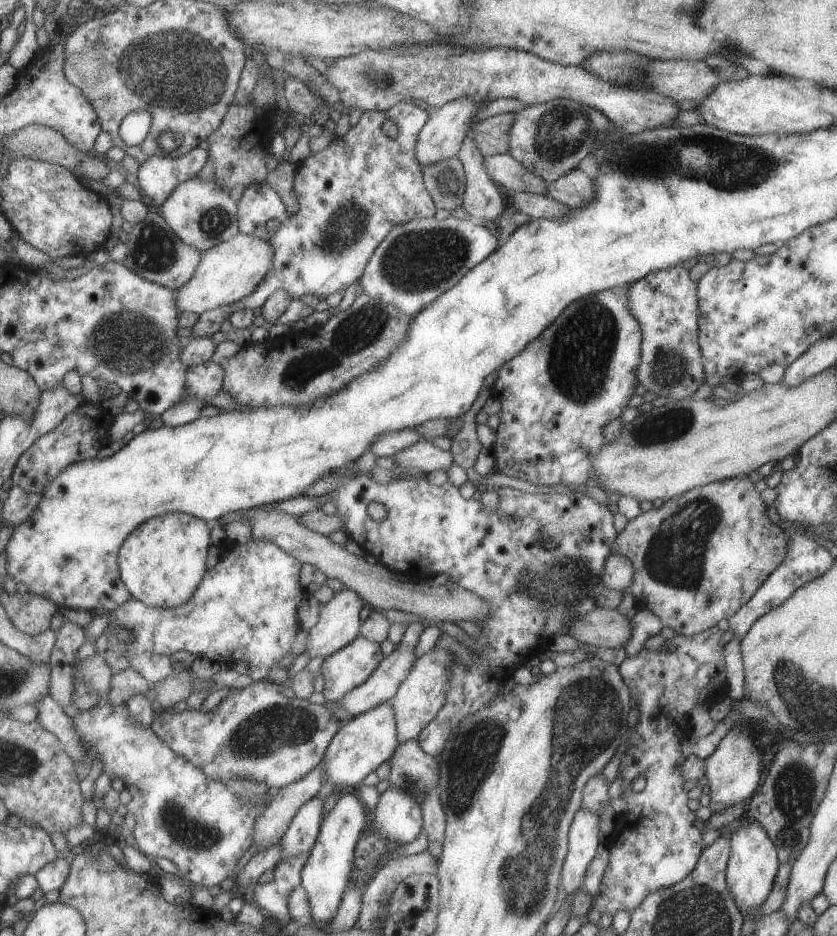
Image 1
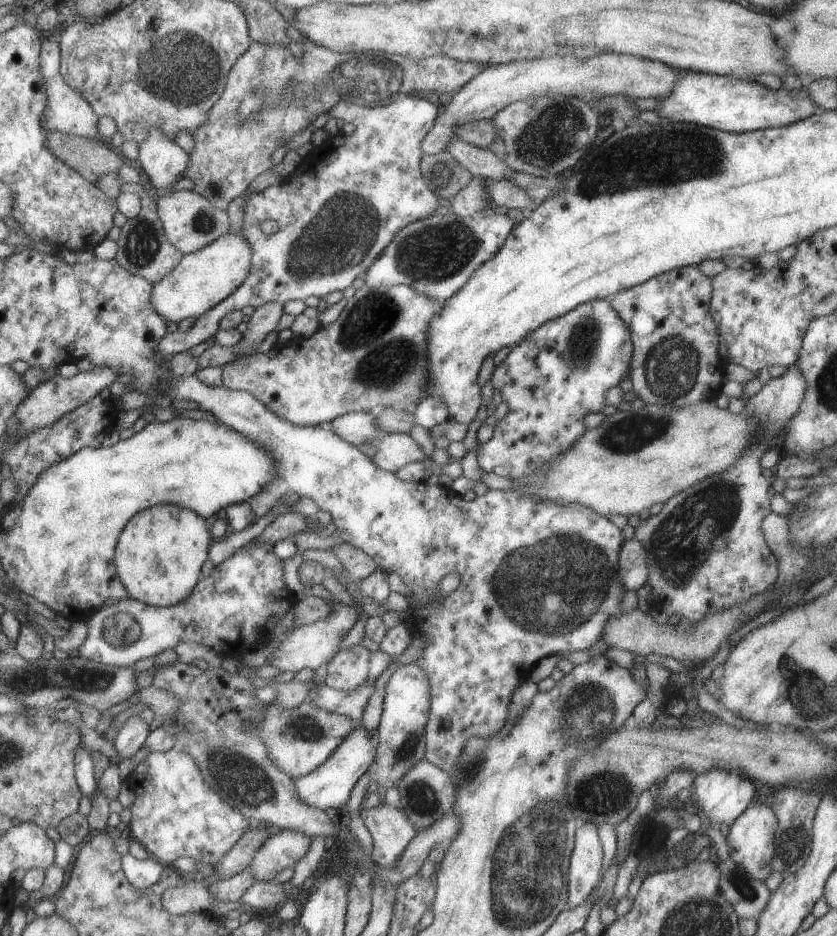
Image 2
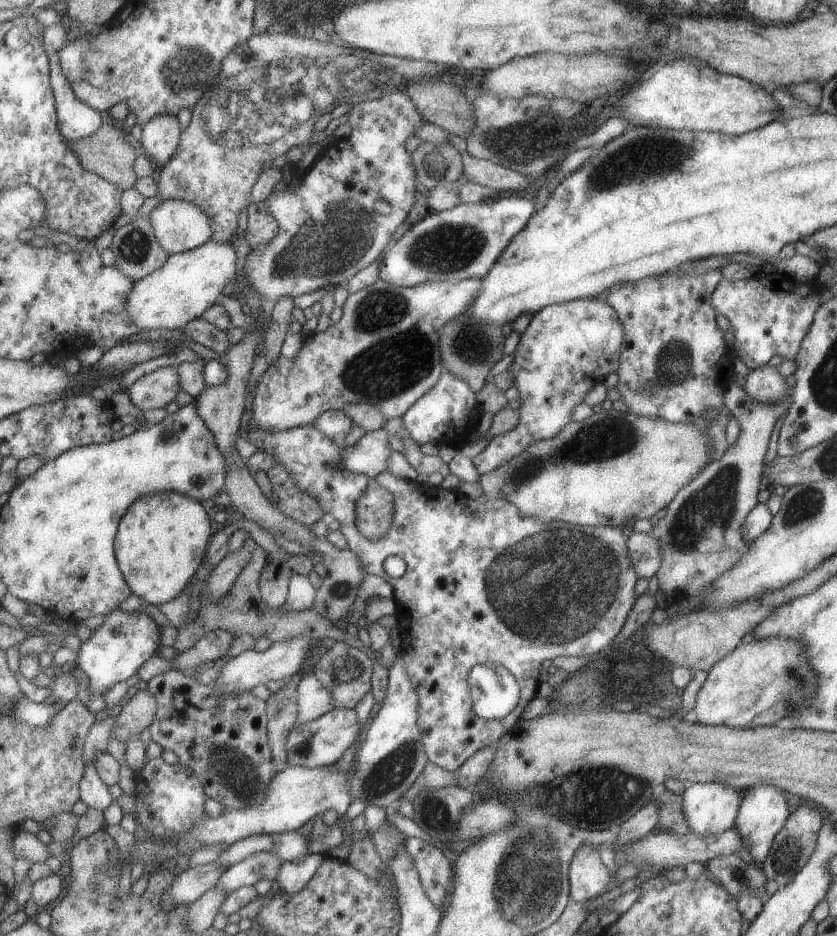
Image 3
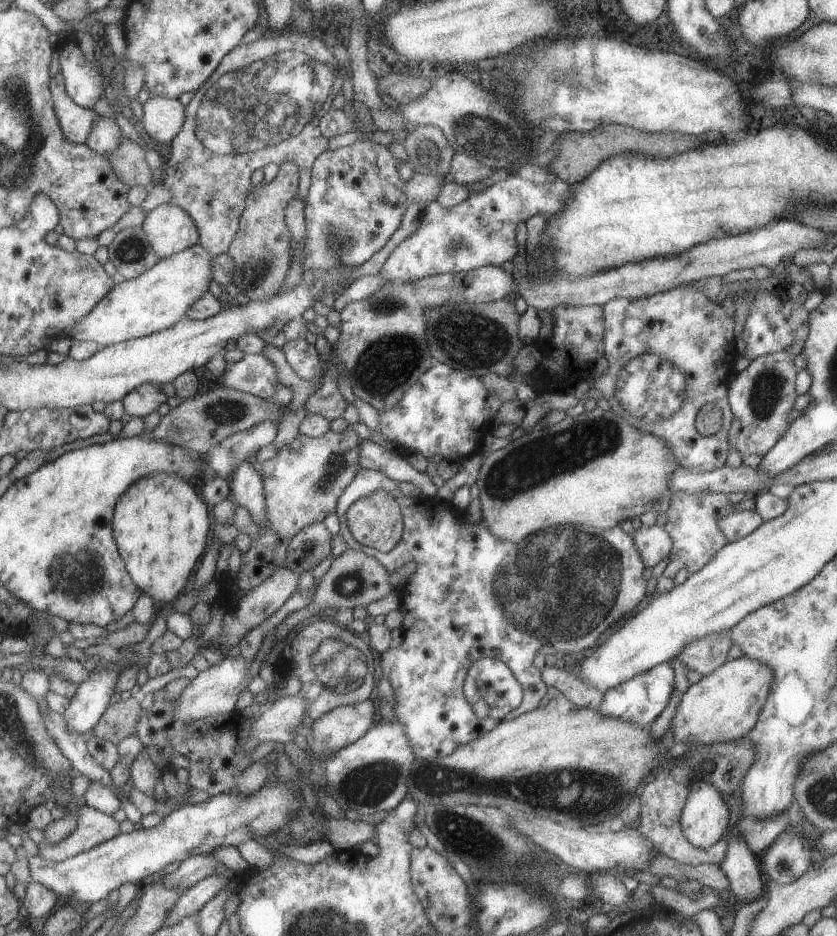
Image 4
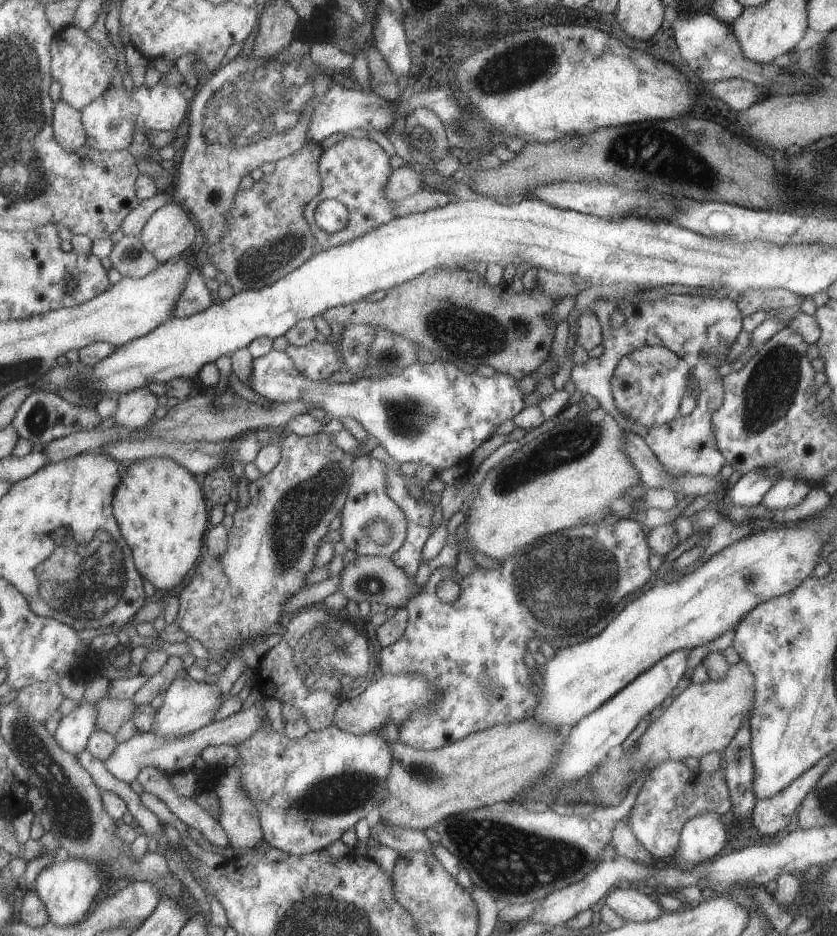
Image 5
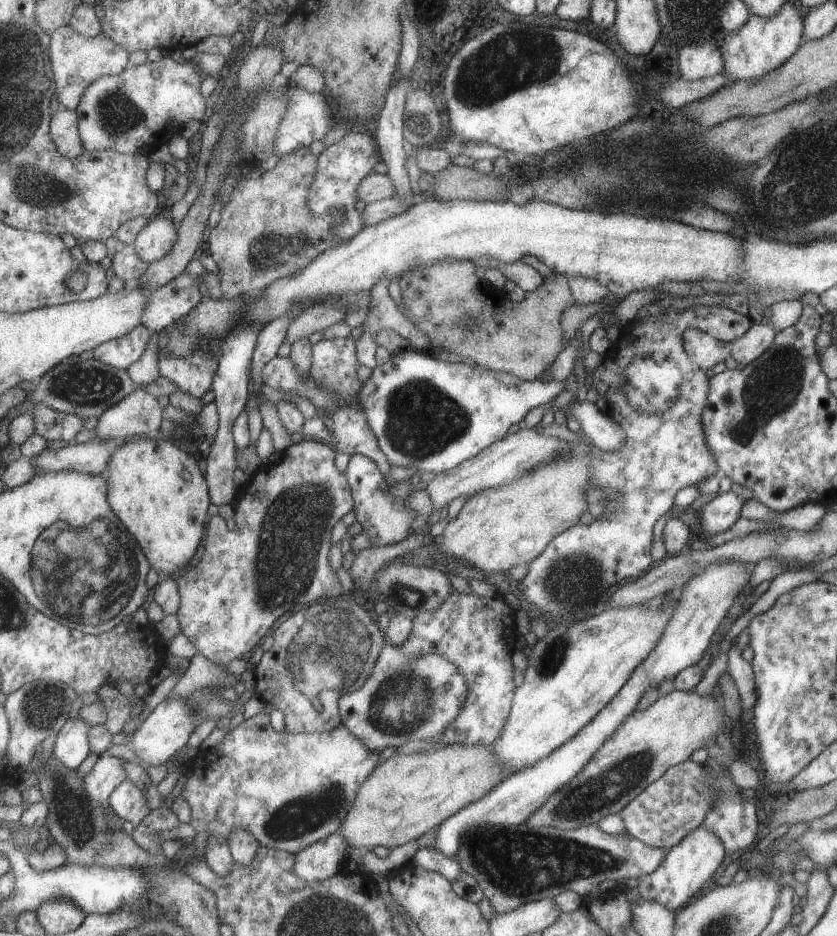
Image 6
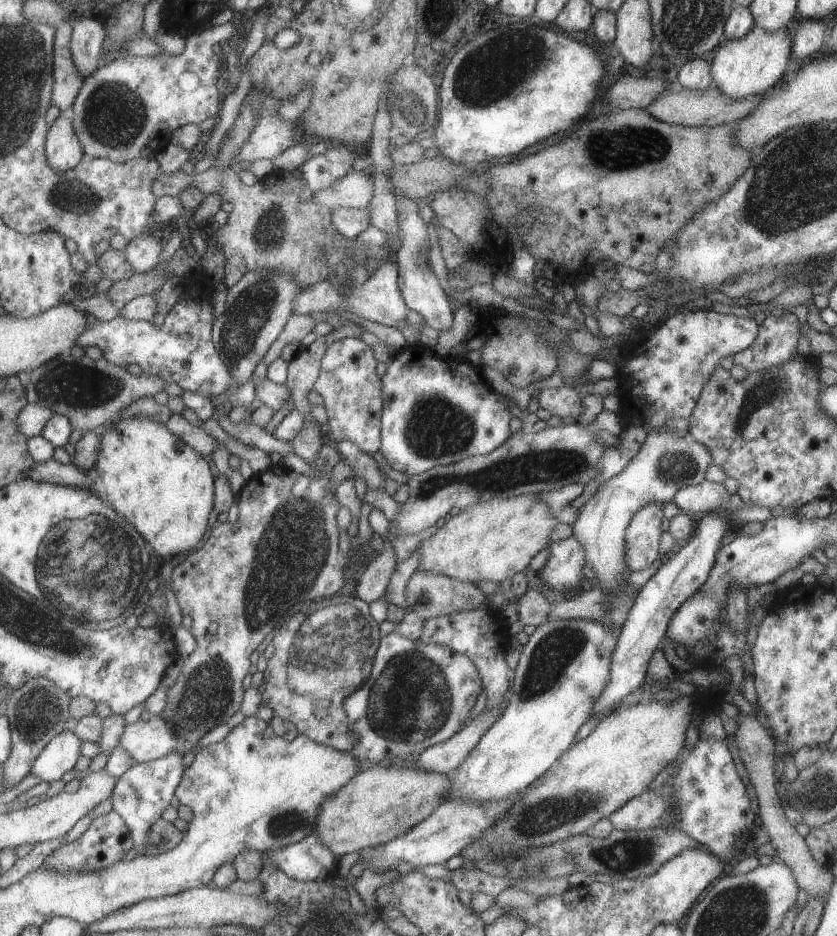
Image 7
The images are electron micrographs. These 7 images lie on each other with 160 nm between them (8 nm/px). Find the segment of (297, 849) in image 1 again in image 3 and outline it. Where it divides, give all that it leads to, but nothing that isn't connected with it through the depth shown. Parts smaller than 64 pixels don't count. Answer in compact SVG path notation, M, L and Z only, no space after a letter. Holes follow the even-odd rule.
M256 852L242 861L227 867L213 887L224 890L227 894L240 886L254 885L260 880L272 882L277 878L277 868L284 861L270 852Z

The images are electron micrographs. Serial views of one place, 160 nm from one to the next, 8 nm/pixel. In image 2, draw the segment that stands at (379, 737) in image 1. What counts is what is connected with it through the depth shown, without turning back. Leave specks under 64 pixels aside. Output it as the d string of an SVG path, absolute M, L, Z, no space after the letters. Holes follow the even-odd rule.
M363 726L351 730L351 734L347 734L343 738L343 742L325 762L317 766L315 770L305 774L305 776L297 776L293 778L293 790L297 794L297 798L301 802L305 802L311 808L324 811L332 808L336 811L346 804L350 792L357 787L357 782L365 772L367 772L373 760L375 760L375 748L377 747L377 731L371 732L371 736L367 735L367 729Z

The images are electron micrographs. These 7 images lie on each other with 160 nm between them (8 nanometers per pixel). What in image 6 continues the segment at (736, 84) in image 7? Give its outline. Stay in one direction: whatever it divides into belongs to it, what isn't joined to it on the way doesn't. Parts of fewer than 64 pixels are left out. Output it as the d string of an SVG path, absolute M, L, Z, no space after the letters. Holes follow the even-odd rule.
M785 2L777 14L769 18L759 18L750 14L747 22L737 30L727 32L719 44L719 52L723 60L723 74L731 82L739 80L762 79L769 70L775 70L797 51L802 40L803 17L793 2Z

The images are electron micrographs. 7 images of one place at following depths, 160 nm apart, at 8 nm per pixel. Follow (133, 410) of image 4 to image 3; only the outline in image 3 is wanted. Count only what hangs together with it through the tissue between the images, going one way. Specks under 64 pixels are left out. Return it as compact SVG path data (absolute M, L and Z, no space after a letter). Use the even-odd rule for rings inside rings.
M176 366L159 367L127 388L131 402L142 412L149 408L165 408L179 390L180 378Z

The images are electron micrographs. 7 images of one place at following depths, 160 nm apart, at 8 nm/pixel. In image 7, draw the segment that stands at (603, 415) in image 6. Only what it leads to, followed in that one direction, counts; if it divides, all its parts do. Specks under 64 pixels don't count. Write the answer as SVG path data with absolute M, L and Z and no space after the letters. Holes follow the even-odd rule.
M565 385L559 388L546 388L537 394L539 408L547 410L549 414L561 418L577 418L583 408L579 402L579 393Z

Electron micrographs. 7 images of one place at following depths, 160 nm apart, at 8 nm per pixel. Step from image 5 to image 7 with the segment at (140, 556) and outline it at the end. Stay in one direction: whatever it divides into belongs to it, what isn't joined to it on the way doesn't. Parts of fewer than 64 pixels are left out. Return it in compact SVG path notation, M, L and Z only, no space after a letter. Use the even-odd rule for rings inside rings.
M125 418L109 421L103 427L99 453L94 465L101 479L105 494L102 498L117 514L121 514L149 546L151 551L163 560L170 560L177 554L191 552L197 543L204 540L209 531L207 520L213 508L215 479L209 464L193 448L185 445L179 438L155 420L149 418Z

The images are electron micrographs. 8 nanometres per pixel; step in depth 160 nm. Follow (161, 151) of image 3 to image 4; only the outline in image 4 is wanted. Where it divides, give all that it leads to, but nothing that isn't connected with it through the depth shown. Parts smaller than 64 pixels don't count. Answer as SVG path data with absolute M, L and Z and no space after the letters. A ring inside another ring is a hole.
M150 96L142 106L141 127L153 142L170 144L184 121L184 108L177 99Z

